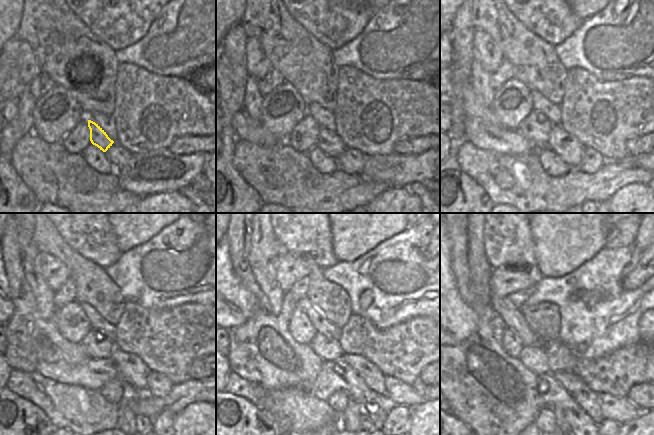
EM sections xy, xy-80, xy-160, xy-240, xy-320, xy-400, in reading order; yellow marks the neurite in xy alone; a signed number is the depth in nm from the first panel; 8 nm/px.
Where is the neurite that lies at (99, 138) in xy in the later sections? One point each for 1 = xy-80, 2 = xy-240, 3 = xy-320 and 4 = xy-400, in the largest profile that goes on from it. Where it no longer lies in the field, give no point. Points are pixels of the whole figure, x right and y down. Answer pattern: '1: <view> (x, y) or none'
1: xy-80 (329, 142)
2: xy-240 (92, 374)
3: xy-320 (322, 380)
4: xy-400 (564, 389)

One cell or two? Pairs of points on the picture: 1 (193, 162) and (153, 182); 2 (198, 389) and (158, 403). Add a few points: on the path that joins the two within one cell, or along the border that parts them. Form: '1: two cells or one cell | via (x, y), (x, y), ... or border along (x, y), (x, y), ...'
1: one cell | via (185, 173), (180, 179), (164, 181)
2: one cell | via (188, 392), (168, 402)

